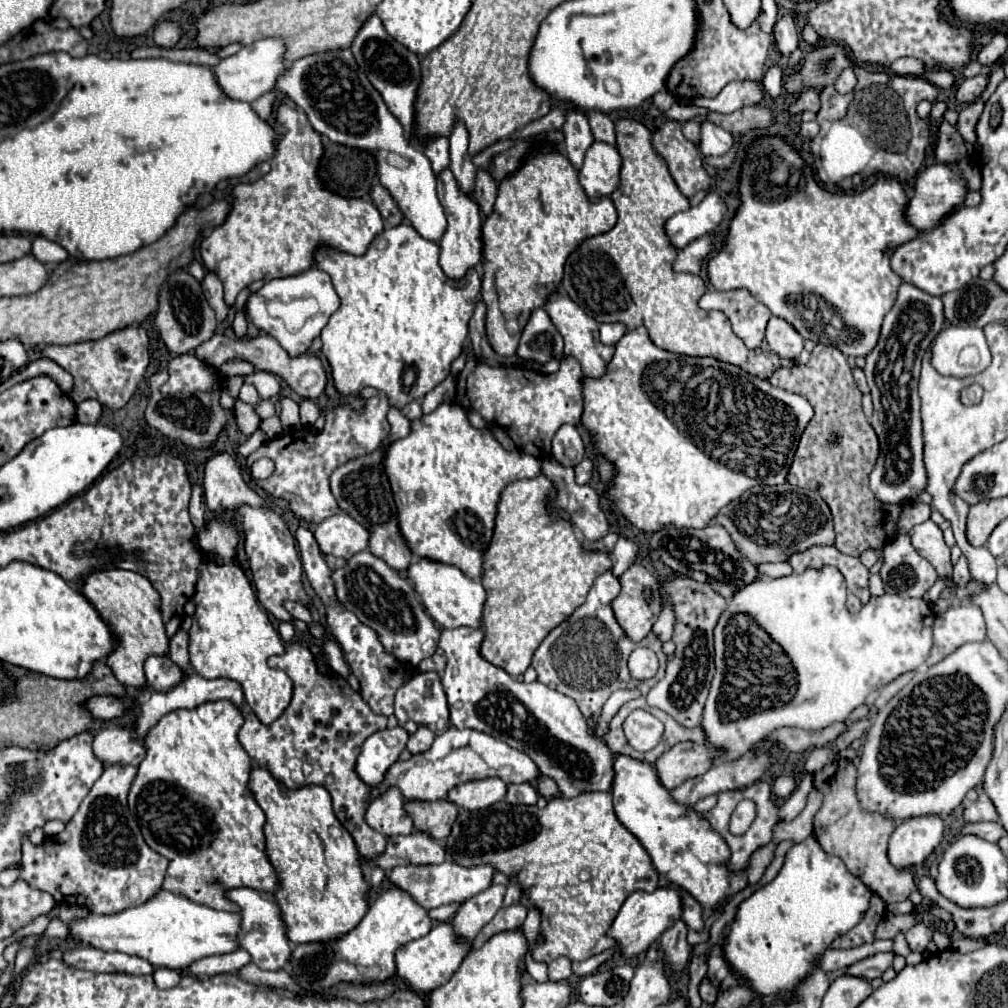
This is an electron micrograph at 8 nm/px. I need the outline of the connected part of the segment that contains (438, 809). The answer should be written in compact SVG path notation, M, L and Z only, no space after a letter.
M409 800L405 802L405 810L415 820L415 830L427 832L437 840L445 840L453 828L457 818L457 806L449 800Z

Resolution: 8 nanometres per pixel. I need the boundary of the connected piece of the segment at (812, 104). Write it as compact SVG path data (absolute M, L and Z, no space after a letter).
M815 88L801 92L799 98L787 108L789 114L799 114L799 112L805 112L805 110L811 110L811 112L819 110L819 92Z

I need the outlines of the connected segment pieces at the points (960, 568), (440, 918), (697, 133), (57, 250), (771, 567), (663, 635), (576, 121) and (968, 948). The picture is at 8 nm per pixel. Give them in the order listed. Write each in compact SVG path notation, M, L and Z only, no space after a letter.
M961 556L959 562L953 568L953 584L959 586L959 588L963 588L969 582L969 576L971 574L969 574L969 568L967 568L967 560L965 560L965 556Z
M450 904L429 910L429 917L438 922L448 921L460 908L461 904Z
M685 122L683 124L683 134L693 144L699 144L699 138L701 138L701 126L699 126L699 122Z
M33 238L33 256L46 265L57 265L65 262L69 258L69 254L55 242L47 240L47 238Z
M779 562L779 564L761 564L759 574L765 574L769 578L781 578L781 576L789 576L793 572L793 568L787 562Z
M667 600L665 606L663 606L663 612L661 612L661 616L659 616L659 620L657 620L655 626L653 626L653 632L655 632L663 642L667 642L667 640L671 640L671 636L673 636L673 624L675 624L673 606L671 606L669 600Z
M581 110L567 112L567 122L563 126L565 134L565 154L569 162L581 170L581 160L585 158L585 152L589 150L589 144L593 144L593 134L587 122L587 116Z
M965 936L953 940L953 948L955 948L957 952L961 952L961 954L967 954L967 952L973 952L973 950L977 950L977 948L983 948L985 944L987 944L985 940L973 940L973 938L965 938Z

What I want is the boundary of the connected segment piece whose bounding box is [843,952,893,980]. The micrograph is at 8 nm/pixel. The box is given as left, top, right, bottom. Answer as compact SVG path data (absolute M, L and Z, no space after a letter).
M893 952L875 954L871 958L865 958L861 962L851 964L849 968L843 970L843 974L857 976L857 978L865 978L865 980L873 980L873 978L879 978L891 966L891 962L893 962Z

